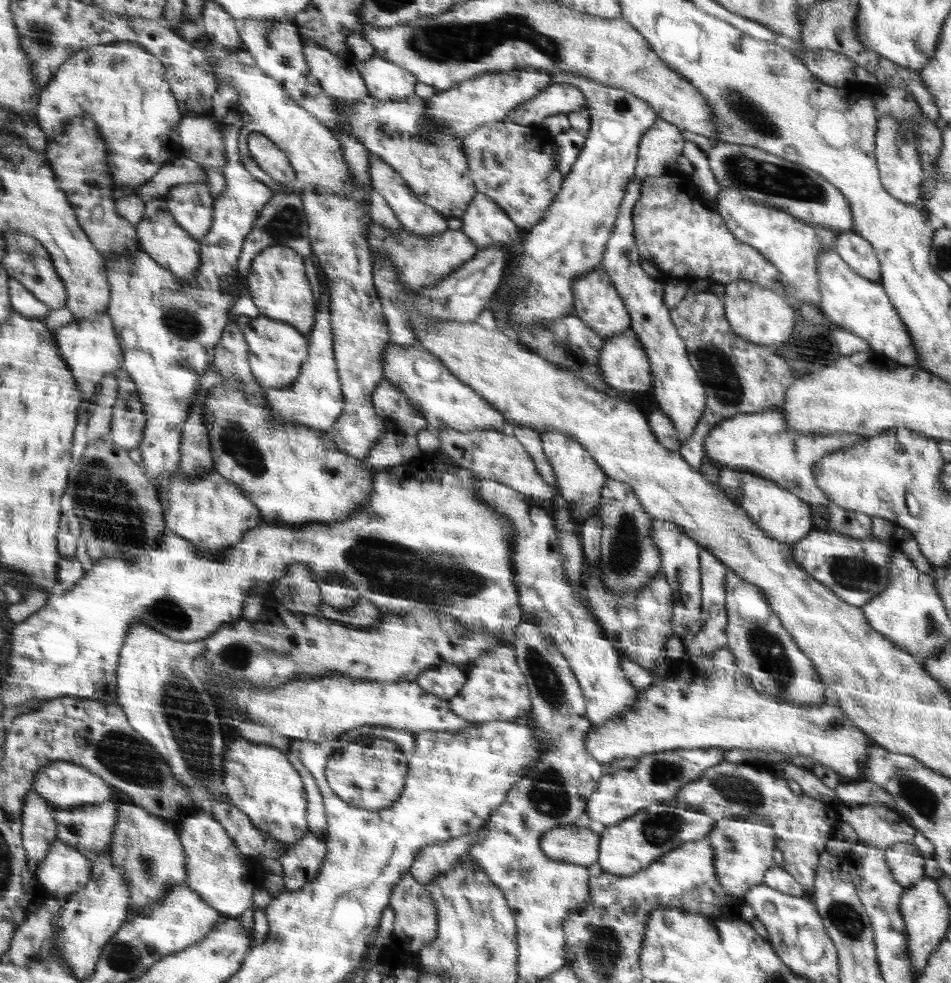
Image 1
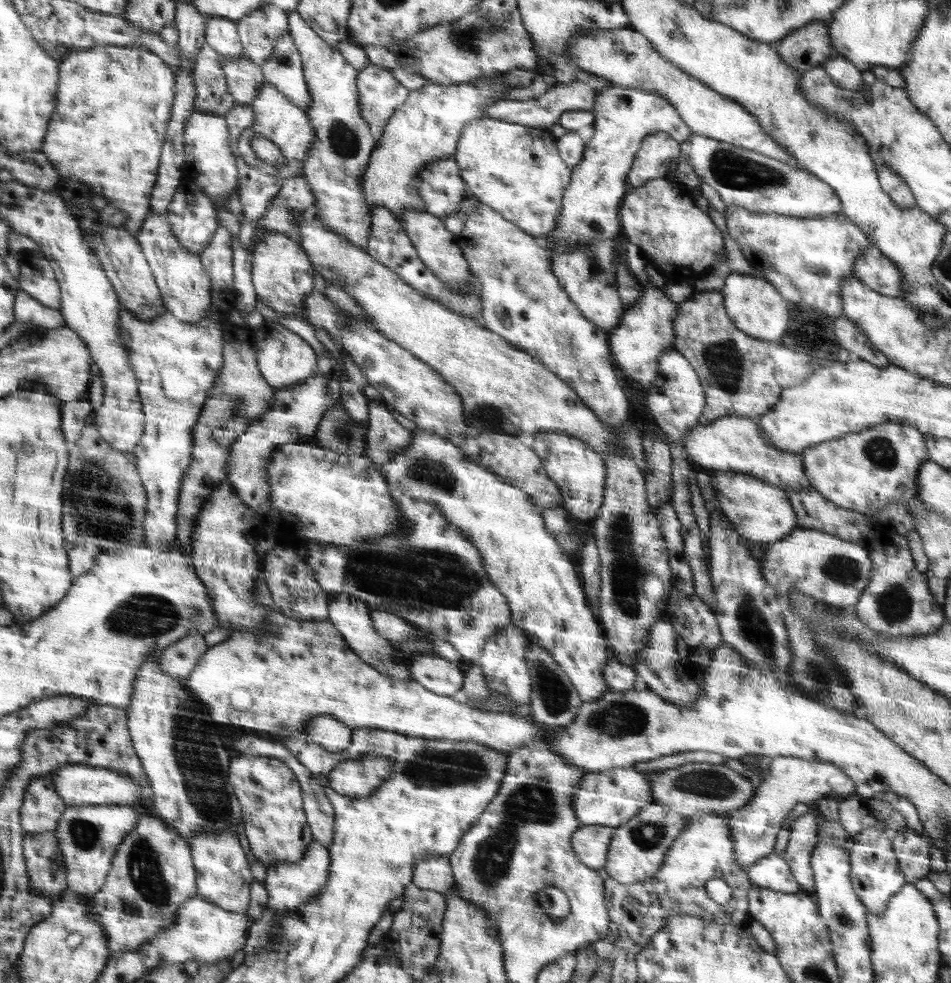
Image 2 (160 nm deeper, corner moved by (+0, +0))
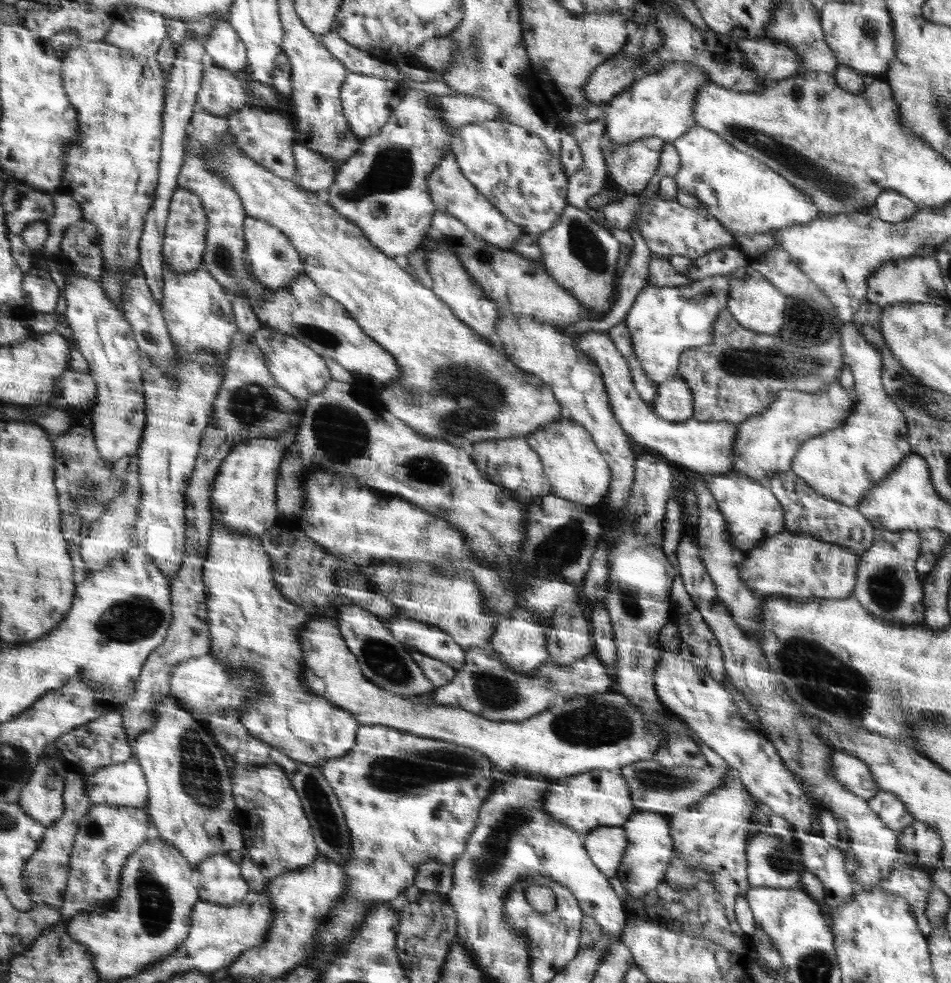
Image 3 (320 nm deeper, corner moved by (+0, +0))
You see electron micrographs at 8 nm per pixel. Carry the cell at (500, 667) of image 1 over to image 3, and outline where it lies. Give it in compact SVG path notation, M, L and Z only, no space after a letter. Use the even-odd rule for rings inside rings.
M515 609L510 613L509 618L498 622L494 636L491 637L490 644L494 647L500 660L510 669L514 669L522 676L532 676L535 670L542 666L550 655L547 649L547 630L536 615L528 610Z

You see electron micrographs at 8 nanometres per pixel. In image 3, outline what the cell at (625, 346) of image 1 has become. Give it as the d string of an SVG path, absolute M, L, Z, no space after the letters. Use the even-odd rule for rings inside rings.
M712 275L679 287L646 286L638 293L624 321L649 379L658 384L670 381L678 373L682 354L712 343L716 319L727 308L729 280L729 275Z

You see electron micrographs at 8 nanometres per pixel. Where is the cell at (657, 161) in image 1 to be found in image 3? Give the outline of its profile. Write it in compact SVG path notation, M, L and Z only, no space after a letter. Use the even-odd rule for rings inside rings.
M658 137L632 142L627 147L601 147L608 177L627 194L640 194L660 164L660 154L667 140Z

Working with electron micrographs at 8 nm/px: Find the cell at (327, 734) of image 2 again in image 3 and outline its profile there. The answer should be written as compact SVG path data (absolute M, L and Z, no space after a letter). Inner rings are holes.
M213 518L214 524L211 525L211 538L210 545L207 551L207 561L203 565L203 583L206 584L207 593L207 611L210 612L210 631L212 634L212 650L209 653L216 654L223 662L226 662L227 670L240 670L241 668L249 668L250 670L256 670L263 676L264 689L266 694L262 694L255 698L255 701L250 701L247 704L247 708L243 710L243 713L239 714L239 721L247 727L247 730L258 739L263 739L265 743L270 743L278 750L282 750L284 754L288 755L288 758L295 759L297 762L302 762L308 766L319 766L321 762L328 762L332 758L340 758L344 756L348 750L350 750L355 743L356 733L359 727L359 721L355 716L352 716L348 711L336 706L333 702L319 697L316 694L312 694L310 690L303 684L303 669L306 668L304 662L303 645L300 642L299 634L303 632L304 626L308 621L312 621L314 618L332 617L336 619L336 615L331 615L328 611L308 612L303 607L296 606L288 597L285 597L280 593L279 588L276 587L274 578L274 567L271 564L271 558L266 552L266 548L262 544L262 539L256 535L242 535L236 530L231 530L230 526L219 522L217 518Z

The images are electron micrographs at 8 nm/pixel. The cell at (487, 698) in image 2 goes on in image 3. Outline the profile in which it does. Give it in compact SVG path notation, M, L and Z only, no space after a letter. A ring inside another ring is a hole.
M490 642L466 649L464 664L455 675L455 680L450 685L442 686L432 693L434 695L431 700L450 706L462 706L464 710L495 719L496 722L522 722L552 708L557 701L568 702L579 696L586 697L595 693L604 695L617 690L617 678L605 670L595 655L584 657L572 665L561 665L549 656L535 670L535 674L526 678L522 673L518 674L514 669L508 668Z

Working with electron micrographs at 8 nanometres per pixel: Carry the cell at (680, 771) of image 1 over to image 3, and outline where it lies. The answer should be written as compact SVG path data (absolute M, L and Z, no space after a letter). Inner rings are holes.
M592 769L590 772L554 780L543 806L551 818L572 828L576 833L588 834L604 827L623 827L636 812L632 790L620 769Z

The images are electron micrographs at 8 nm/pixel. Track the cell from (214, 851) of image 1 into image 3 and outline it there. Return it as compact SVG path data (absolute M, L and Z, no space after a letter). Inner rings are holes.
M226 853L205 858L194 870L197 874L199 900L234 906L244 902L251 892L250 884L243 878L242 867L232 862Z

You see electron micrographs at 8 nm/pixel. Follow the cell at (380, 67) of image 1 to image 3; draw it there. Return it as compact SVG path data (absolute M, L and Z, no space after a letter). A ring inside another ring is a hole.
M350 73L343 86L342 100L347 122L351 124L352 132L364 140L372 135L379 134L391 118L391 114L402 104L407 95L404 86L391 79L372 77Z

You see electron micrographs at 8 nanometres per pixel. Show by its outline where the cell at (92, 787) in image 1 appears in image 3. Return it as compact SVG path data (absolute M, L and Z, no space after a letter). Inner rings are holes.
M132 756L130 760L98 769L94 774L89 776L78 775L84 782L87 795L92 804L135 806L144 808L150 796L150 788L147 786L147 777L143 773L143 767L137 759Z

